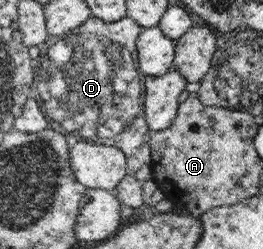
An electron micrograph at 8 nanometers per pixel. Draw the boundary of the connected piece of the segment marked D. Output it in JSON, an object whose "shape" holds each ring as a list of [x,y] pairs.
{"shape":[[[91,16],[81,27],[59,36],[50,35],[43,45],[38,46],[41,53],[35,62],[35,77],[31,84],[32,93],[29,94],[31,99],[38,99],[42,110],[55,119],[56,129],[69,144],[86,142],[117,147],[125,155],[128,166],[126,174],[133,176],[152,160],[148,143],[151,129],[144,113],[145,75],[138,68],[137,39],[142,30],[143,27],[128,17],[107,23]]]}

